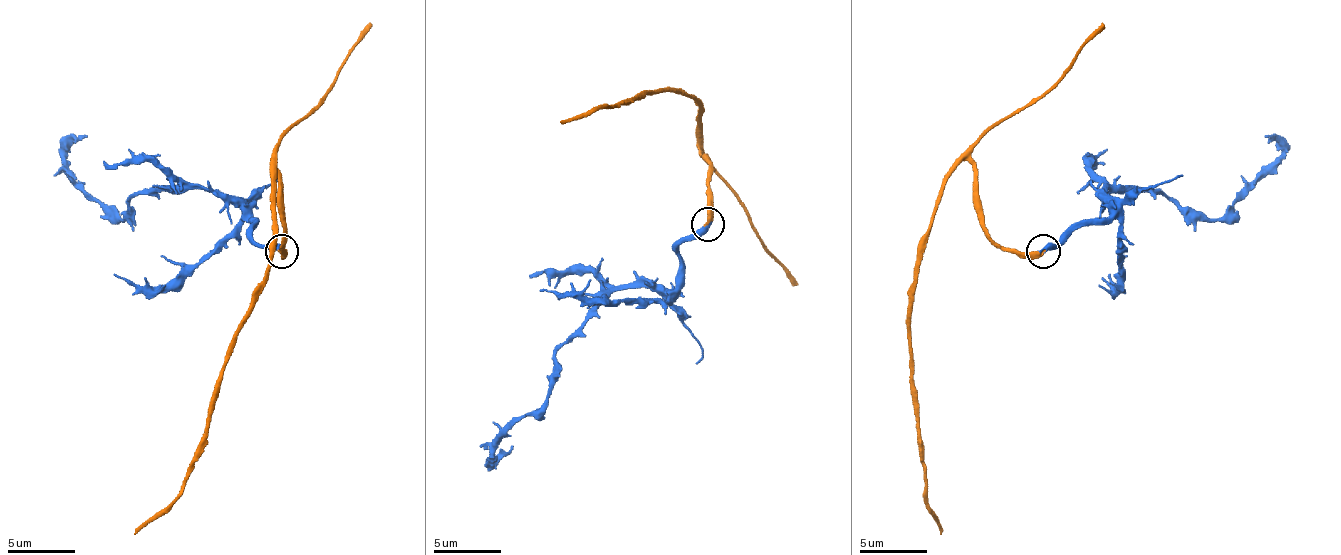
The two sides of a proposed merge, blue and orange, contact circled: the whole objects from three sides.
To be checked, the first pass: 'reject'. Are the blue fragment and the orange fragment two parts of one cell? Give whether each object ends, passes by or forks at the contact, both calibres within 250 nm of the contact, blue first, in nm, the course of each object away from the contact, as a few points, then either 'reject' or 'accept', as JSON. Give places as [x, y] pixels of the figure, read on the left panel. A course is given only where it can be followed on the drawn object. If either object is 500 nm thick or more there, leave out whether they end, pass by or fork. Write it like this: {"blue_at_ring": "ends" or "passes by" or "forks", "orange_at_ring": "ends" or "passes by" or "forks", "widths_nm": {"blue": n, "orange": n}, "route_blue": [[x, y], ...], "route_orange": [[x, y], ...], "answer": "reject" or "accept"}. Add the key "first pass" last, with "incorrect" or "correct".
{"blue_at_ring": "ends", "orange_at_ring": "ends", "widths_nm": {"blue": 480, "orange": 300}, "route_blue": [[280, 252], [254, 238], [250, 215], [213, 191], [143, 188], [123, 218], [79, 184], [66, 158], [86, 134]], "route_orange": [[280, 252], [284, 252], [280, 171], [274, 161], [274, 258], [223, 369], [203, 453], [183, 490], [133, 534]], "answer": "accept", "first pass": "incorrect"}

